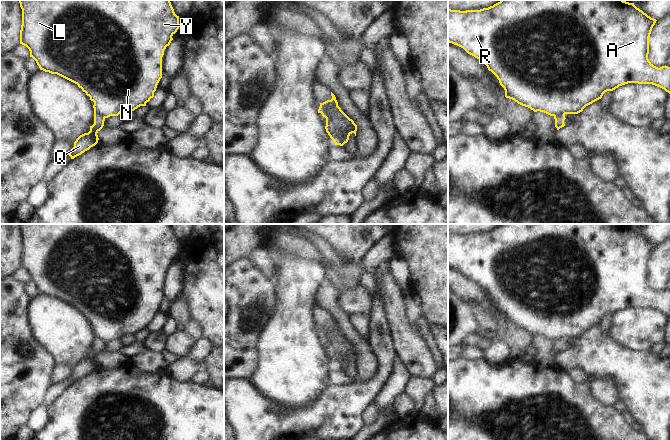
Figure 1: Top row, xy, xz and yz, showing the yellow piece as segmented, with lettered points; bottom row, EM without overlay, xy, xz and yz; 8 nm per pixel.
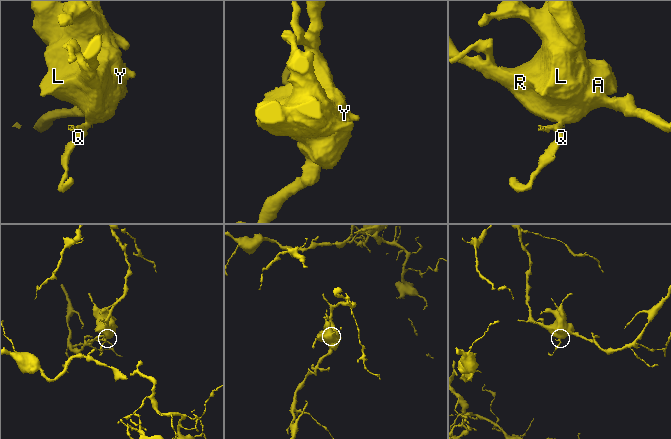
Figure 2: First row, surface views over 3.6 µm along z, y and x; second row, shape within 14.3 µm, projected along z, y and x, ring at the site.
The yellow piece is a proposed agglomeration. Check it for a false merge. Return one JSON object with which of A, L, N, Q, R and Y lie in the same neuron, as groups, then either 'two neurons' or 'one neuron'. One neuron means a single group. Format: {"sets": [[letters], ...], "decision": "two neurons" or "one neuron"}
{"sets": [["A", "L", "N", "R", "Y"], ["Q"]], "decision": "two neurons"}

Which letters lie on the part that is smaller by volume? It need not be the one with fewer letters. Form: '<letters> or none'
Q.

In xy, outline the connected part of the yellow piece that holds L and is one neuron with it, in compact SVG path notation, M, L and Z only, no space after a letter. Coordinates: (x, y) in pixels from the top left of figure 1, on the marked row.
M19 0L22 9L20 44L26 46L40 70L57 74L75 84L94 102L94 113L108 118L121 112L134 111L154 97L157 85L162 78L162 57L164 50L173 40L172 36L179 29L179 16L174 12L170 0Z

